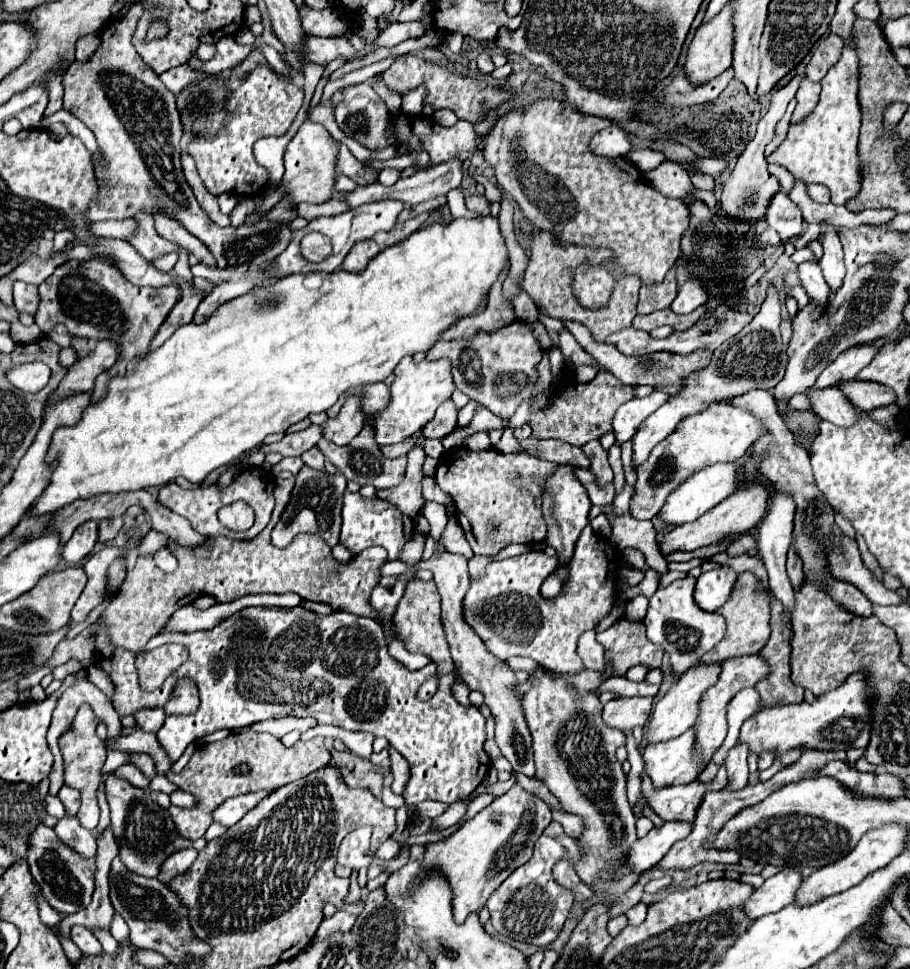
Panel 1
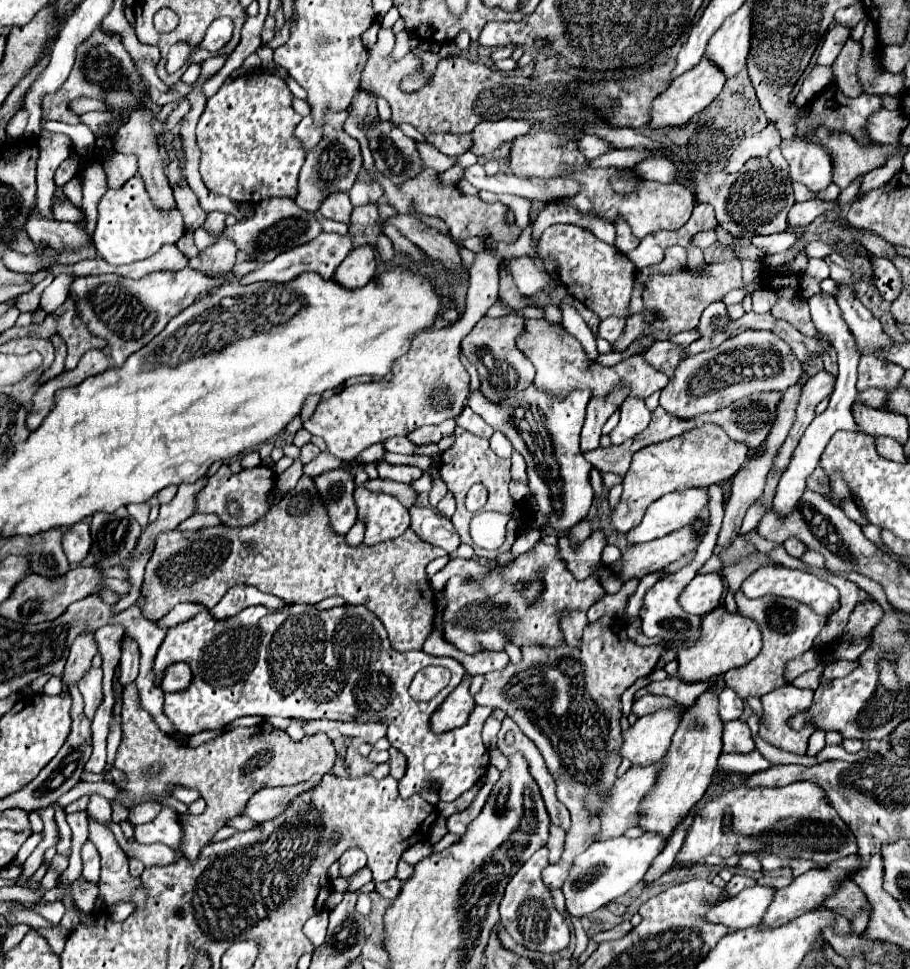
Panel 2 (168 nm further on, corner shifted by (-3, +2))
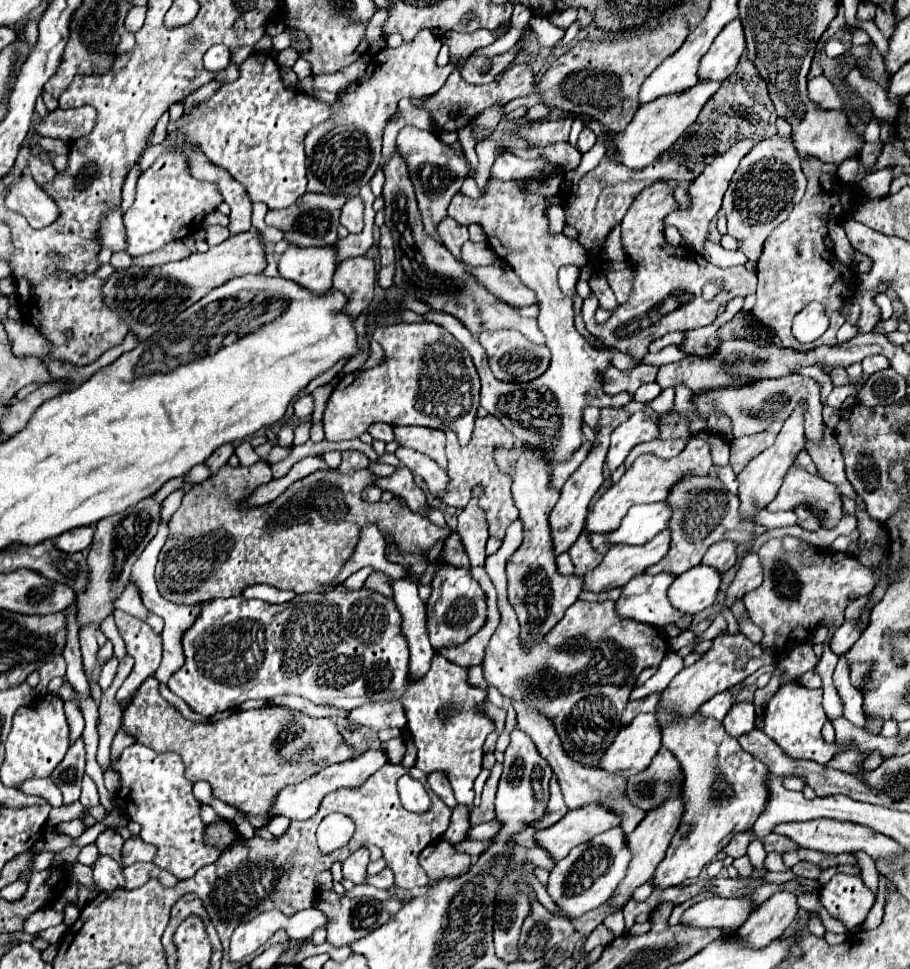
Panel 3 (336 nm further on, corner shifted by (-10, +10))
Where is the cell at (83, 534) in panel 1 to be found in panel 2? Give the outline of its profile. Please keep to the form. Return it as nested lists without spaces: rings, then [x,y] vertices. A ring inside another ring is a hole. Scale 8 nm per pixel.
[[[81,521],[75,523],[73,527],[69,527],[63,533],[63,551],[69,559],[69,563],[79,563],[87,557],[91,547],[91,531],[89,531],[89,523]]]

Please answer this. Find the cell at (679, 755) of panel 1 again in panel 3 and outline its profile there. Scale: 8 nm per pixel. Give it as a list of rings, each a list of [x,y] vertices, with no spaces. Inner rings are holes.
[[[592,803],[576,811],[568,811],[556,825],[542,829],[534,835],[534,841],[544,849],[554,861],[560,861],[568,851],[602,831],[620,825],[620,817],[612,811]]]

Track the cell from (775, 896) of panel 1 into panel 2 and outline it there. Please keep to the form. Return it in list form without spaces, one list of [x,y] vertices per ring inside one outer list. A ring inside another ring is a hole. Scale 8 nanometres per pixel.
[[[765,885],[743,889],[735,897],[725,899],[723,903],[715,905],[707,913],[707,919],[713,923],[723,923],[731,931],[759,927],[773,895],[775,895],[775,889],[765,887]]]

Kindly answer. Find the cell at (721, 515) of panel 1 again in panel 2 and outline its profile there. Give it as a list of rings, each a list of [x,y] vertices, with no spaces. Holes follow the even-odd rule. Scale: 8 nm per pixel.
[[[689,523],[689,527],[677,529],[661,539],[653,539],[649,543],[631,545],[623,555],[623,569],[621,577],[627,581],[631,577],[643,577],[647,573],[663,569],[663,565],[669,565],[683,557],[689,551],[695,551],[701,543],[701,535],[695,529],[695,523]]]

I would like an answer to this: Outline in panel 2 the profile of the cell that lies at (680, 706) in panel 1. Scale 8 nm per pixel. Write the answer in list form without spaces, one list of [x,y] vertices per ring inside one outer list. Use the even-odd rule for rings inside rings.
[[[675,705],[639,717],[637,723],[631,725],[629,731],[623,735],[621,755],[639,765],[649,765],[665,757],[665,751],[669,749],[671,737],[677,731],[679,721],[683,719],[683,713],[685,707]]]

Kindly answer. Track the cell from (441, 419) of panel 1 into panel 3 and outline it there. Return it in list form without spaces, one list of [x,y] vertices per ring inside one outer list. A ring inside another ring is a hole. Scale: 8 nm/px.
[[[394,427],[394,441],[400,447],[410,447],[428,455],[442,469],[446,469],[444,439],[446,435],[442,431],[428,429],[428,427]]]

